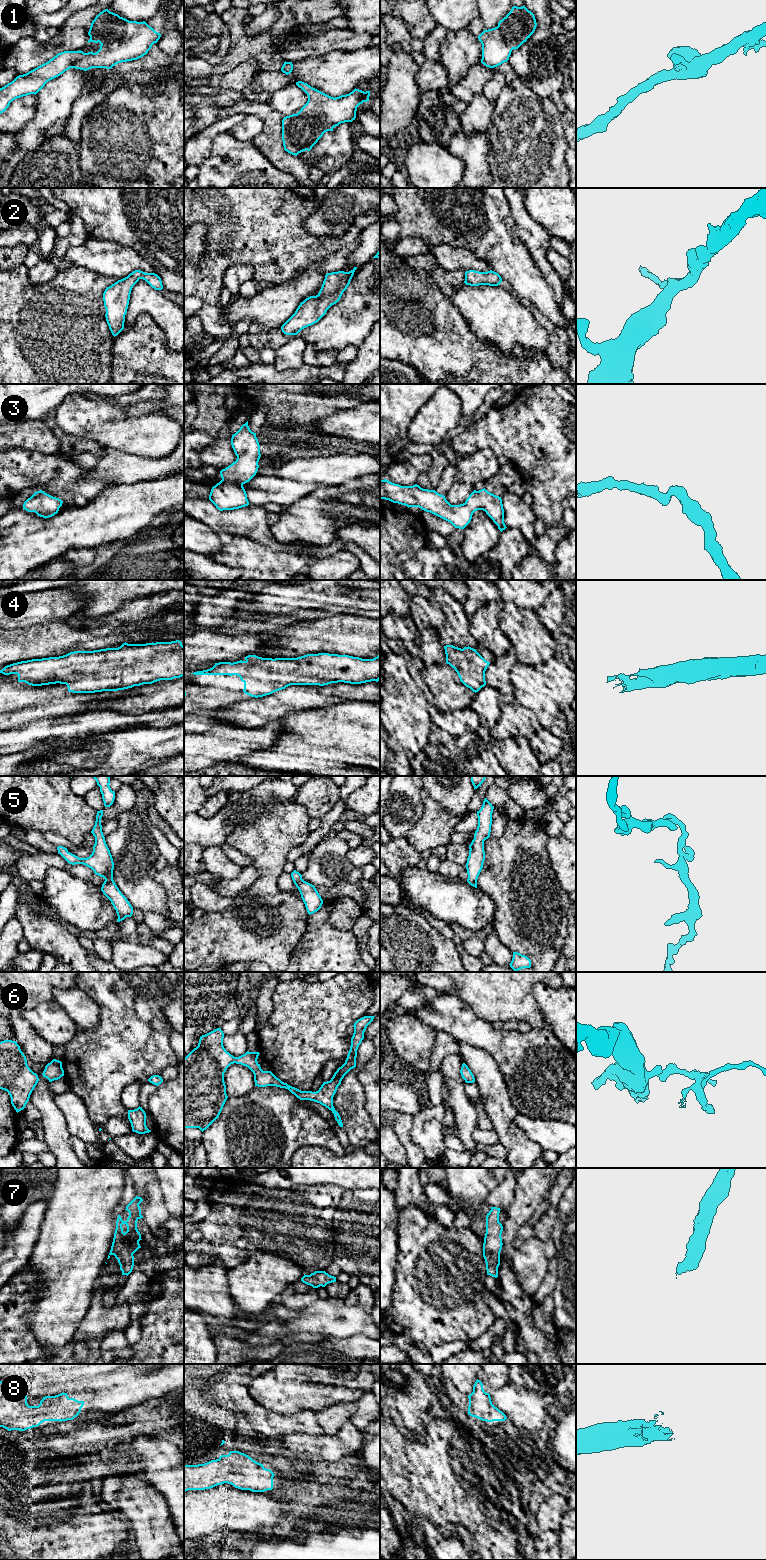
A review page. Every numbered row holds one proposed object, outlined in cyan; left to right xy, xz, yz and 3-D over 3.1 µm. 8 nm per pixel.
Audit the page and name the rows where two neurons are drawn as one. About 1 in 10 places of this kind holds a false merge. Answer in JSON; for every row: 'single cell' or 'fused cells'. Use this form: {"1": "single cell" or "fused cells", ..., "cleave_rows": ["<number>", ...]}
{"1": "single cell", "2": "single cell", "3": "single cell", "4": "single cell", "5": "single cell", "6": "single cell", "7": "single cell", "8": "single cell", "cleave_rows": []}

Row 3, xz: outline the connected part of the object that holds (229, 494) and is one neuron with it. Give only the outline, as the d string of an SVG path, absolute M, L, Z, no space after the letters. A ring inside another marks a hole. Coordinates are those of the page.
M248 421L232 435L231 445L237 459L220 471L222 480L212 487L209 495L209 500L220 511L249 505L243 485L256 475L261 457L256 433L250 430Z

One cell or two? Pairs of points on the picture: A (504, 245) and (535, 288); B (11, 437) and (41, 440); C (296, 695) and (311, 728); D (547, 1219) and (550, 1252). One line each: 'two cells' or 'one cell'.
A: one cell
B: one cell
C: two cells
D: one cell

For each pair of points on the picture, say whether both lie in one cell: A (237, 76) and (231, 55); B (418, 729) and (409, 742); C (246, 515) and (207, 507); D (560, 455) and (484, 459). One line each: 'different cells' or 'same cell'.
A: different cells
B: different cells
C: same cell
D: different cells

